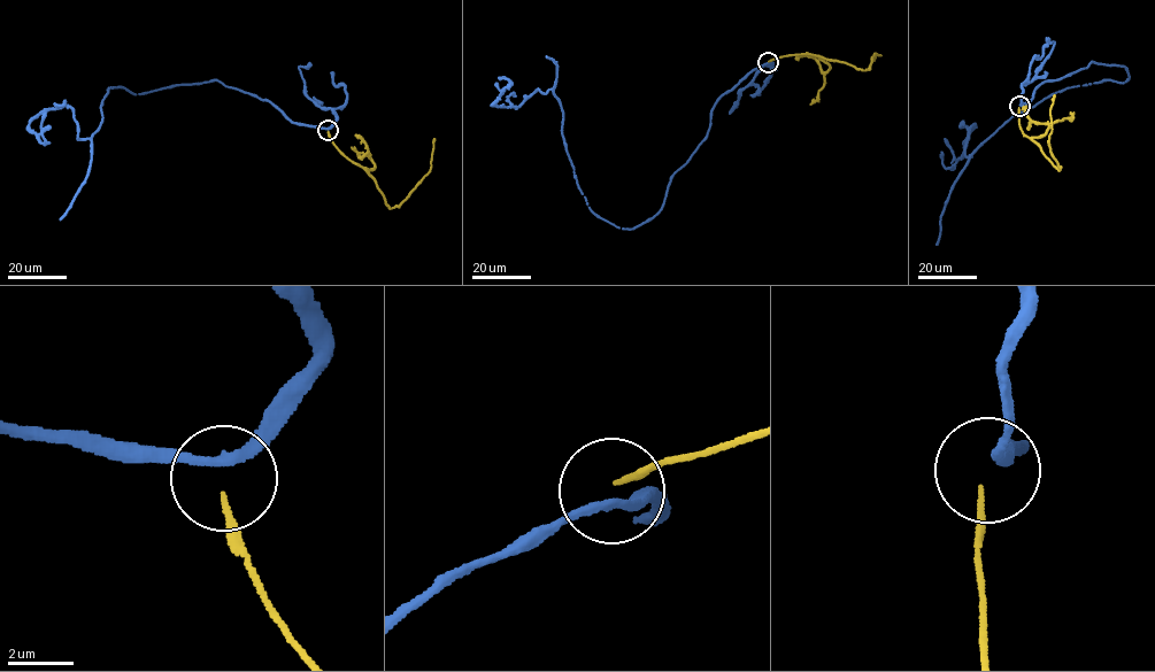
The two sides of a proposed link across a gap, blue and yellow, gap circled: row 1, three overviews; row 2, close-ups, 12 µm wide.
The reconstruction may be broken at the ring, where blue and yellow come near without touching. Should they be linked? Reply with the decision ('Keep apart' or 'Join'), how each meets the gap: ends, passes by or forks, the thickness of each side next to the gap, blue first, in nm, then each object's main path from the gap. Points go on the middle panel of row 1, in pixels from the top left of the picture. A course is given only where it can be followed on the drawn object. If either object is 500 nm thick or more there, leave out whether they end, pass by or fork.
Keep apart. At the ring blue passes by. At the ring yellow ends. Thickness 240 nm (blue) against 160 nm. Course of blue: (768, 63), (718, 98), (662, 209), (631, 229), (586, 202), (552, 89), (491, 105), (505, 77). Course of yellow: (769, 61), (811, 54), (865, 70), (875, 53), (880, 55), (875, 55), (874, 61)

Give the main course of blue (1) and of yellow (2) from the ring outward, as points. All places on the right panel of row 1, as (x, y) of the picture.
1: (1019, 105), (1092, 62), (1125, 67), (1122, 83), (1052, 93), (967, 156), (975, 125), (952, 168), (941, 153)
2: (1018, 107), (1024, 134), (1061, 169), (1048, 140), (1054, 95)

